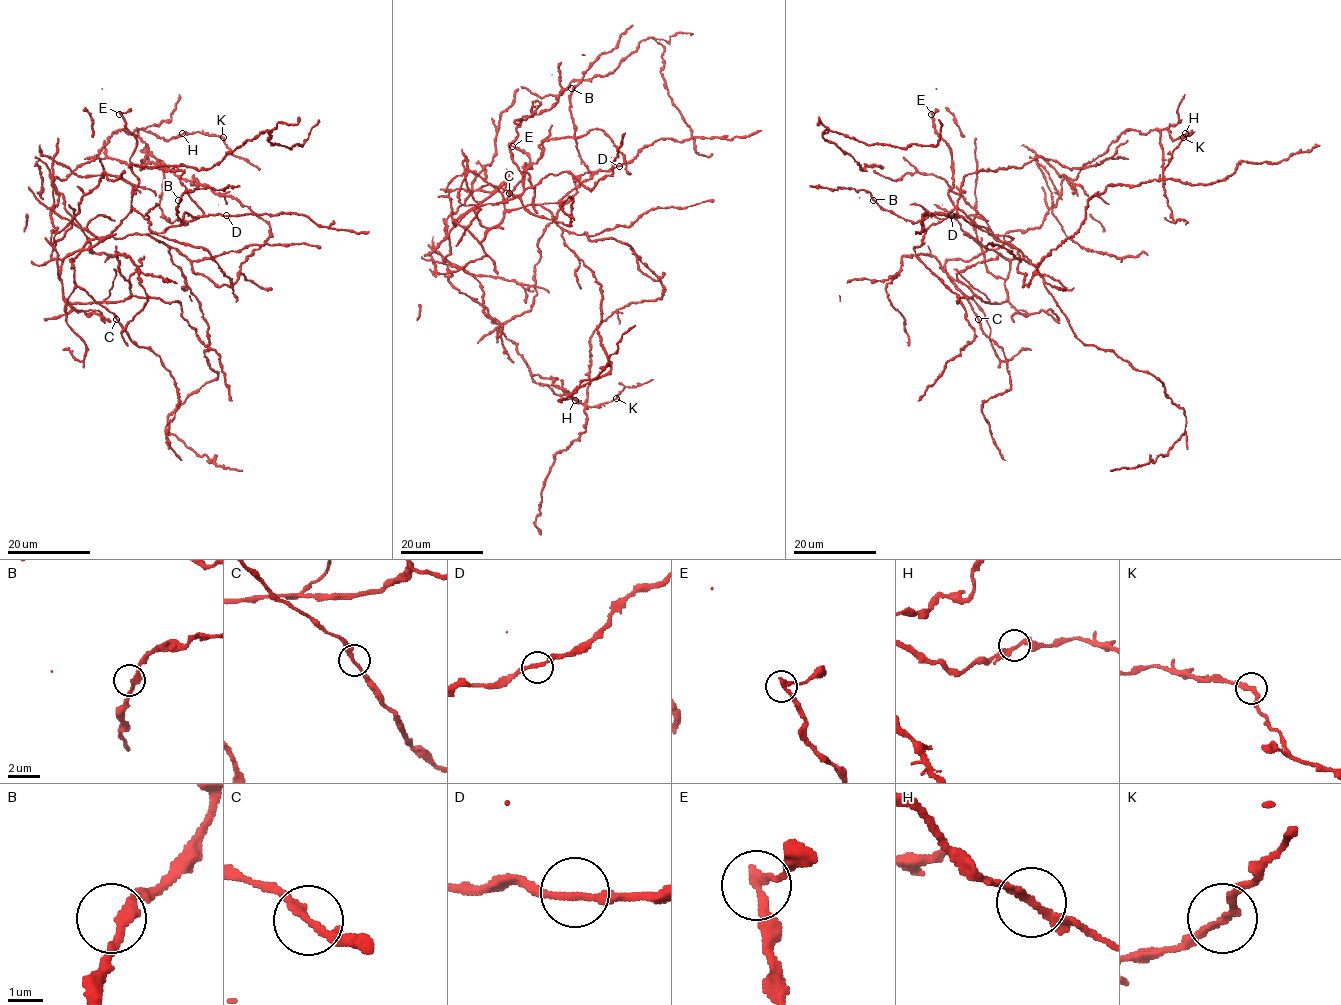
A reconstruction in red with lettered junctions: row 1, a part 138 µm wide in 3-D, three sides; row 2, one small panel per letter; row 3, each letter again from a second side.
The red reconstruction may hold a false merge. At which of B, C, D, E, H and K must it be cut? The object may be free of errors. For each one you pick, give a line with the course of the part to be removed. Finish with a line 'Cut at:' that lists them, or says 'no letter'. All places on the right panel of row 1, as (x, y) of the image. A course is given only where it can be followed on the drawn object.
K: course (1183, 138), (1164, 169)
Cut at: K

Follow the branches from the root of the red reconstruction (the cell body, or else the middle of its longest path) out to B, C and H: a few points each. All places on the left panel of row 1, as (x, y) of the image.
B: (89, 241), (106, 236), (163, 233), (194, 220), (197, 217), (186, 212), (182, 222), (176, 214), (178, 200)
C: (89, 241), (73, 261), (70, 260), (74, 282), (116, 319)
H: (89, 241), (64, 259), (51, 256), (54, 179), (93, 160), (118, 130), (165, 140), (182, 133)

